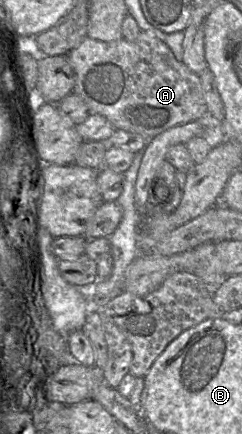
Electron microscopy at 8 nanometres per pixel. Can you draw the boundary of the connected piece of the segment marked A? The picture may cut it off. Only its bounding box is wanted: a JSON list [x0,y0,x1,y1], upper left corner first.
[67,31,208,140]

